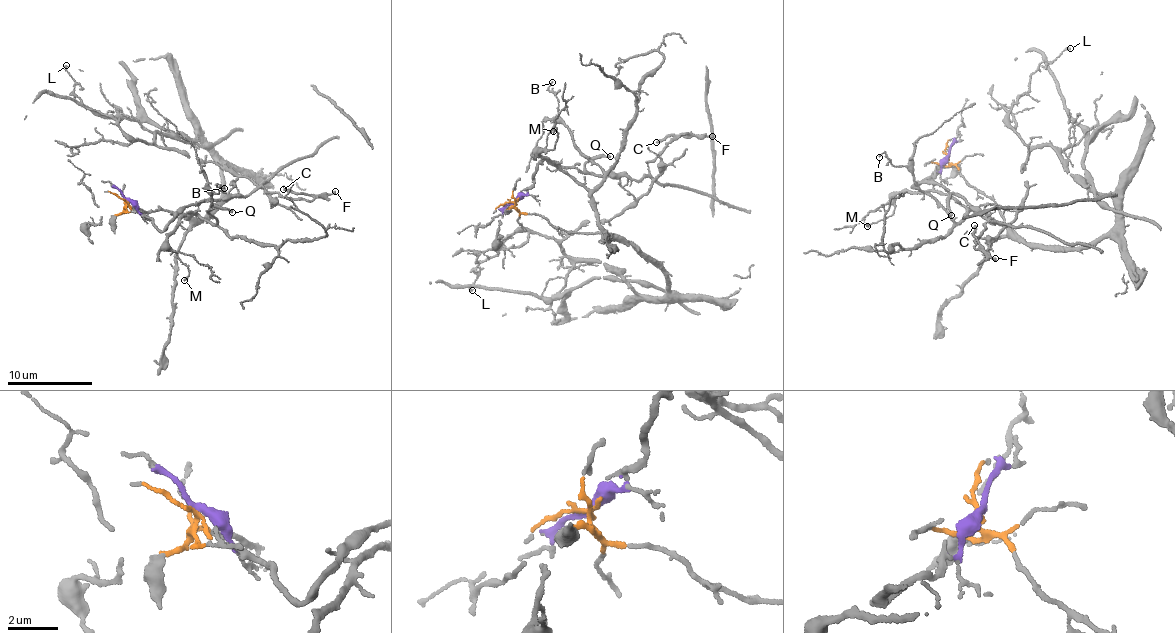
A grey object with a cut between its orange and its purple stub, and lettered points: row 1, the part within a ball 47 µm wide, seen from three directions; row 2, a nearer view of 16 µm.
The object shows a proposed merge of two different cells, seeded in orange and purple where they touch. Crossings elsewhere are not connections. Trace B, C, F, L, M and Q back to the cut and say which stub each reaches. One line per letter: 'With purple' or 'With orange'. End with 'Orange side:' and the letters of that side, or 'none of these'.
B: With orange
C: With purple
F: With purple
L: With orange
M: With orange
Q: With purple
Orange side: B, L, M

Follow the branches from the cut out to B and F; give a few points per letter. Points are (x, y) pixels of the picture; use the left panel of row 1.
B: (126, 202), (188, 219), (195, 214), (214, 224), (207, 211), (212, 192), (225, 188)
F: (126, 200), (151, 218), (157, 228), (188, 206), (247, 195), (264, 187), (285, 197), (307, 201), (335, 190)

